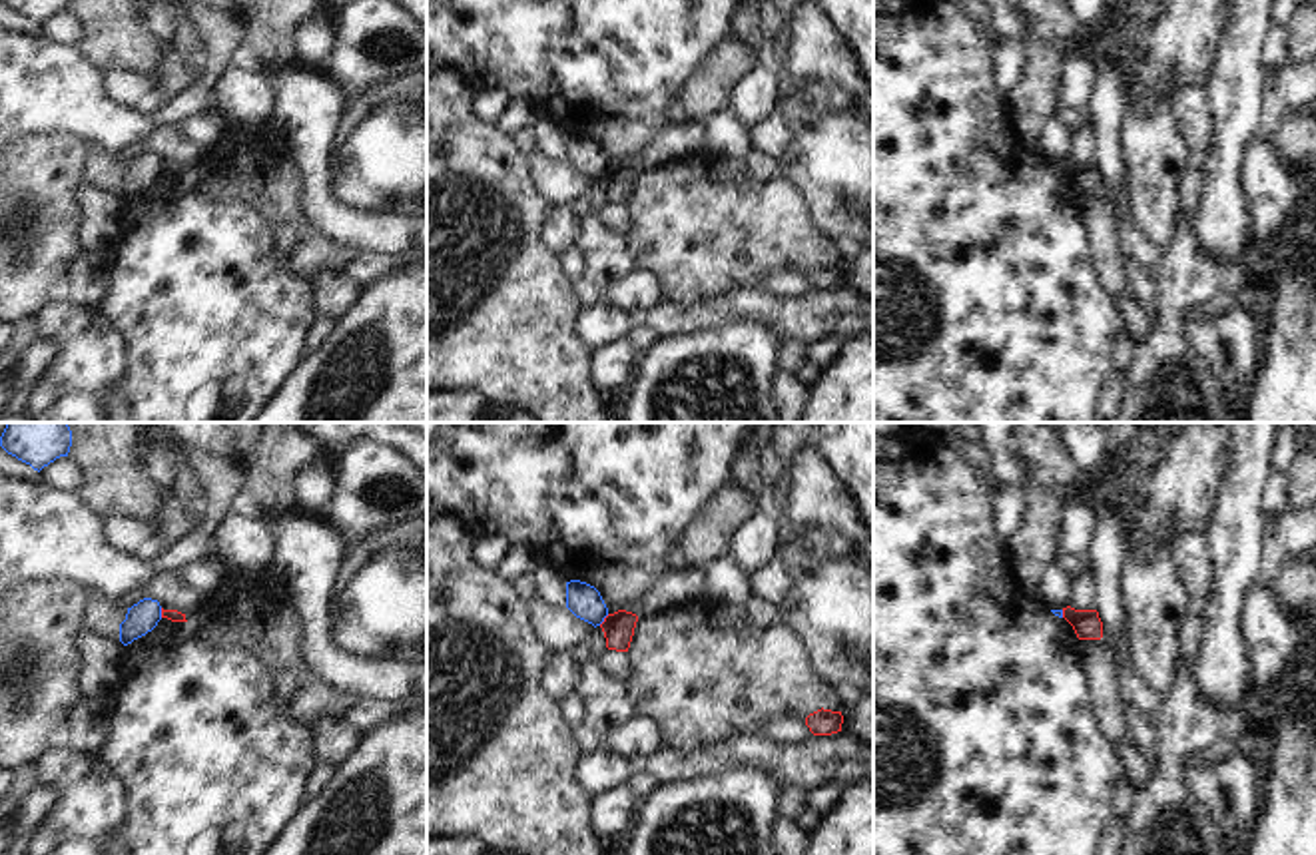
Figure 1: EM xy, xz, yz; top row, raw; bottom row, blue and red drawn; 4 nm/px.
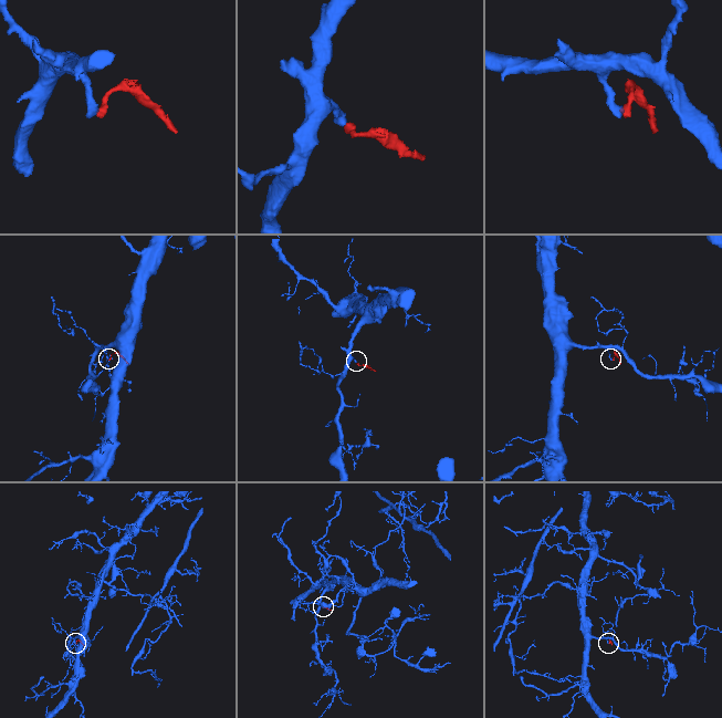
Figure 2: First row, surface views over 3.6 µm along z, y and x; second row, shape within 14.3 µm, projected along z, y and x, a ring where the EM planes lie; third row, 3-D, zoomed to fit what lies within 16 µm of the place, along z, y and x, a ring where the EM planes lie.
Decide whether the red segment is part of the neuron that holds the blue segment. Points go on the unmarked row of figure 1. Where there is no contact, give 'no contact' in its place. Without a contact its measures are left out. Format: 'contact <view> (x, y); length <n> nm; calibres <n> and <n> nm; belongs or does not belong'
contact xz (603, 174); length 60 nm; calibres 140 and 130 nm; does not belong

